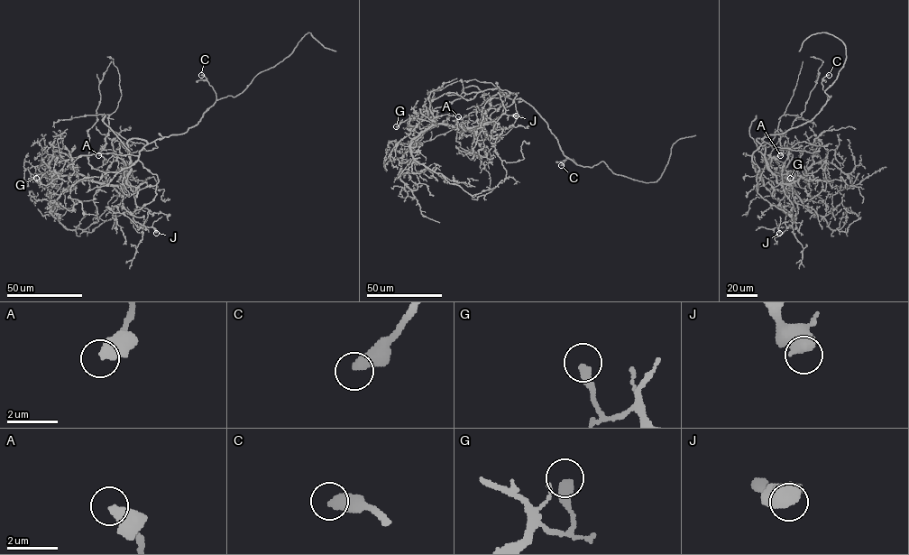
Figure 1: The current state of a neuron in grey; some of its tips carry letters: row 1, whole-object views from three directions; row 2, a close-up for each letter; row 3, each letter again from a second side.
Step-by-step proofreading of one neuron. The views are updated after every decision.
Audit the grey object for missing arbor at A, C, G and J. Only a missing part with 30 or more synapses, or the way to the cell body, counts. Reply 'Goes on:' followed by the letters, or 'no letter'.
Goes on: C

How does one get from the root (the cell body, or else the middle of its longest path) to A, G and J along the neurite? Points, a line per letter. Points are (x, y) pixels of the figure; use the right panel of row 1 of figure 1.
A: (757, 140), (764, 145), (773, 140), (776, 130), (783, 151), (780, 155)
G: (757, 140), (764, 144), (766, 167), (776, 180), (792, 185), (783, 178), (783, 184), (790, 178)
J: (757, 140), (763, 142), (766, 167), (782, 185), (795, 211), (793, 217), (777, 226), (779, 233)

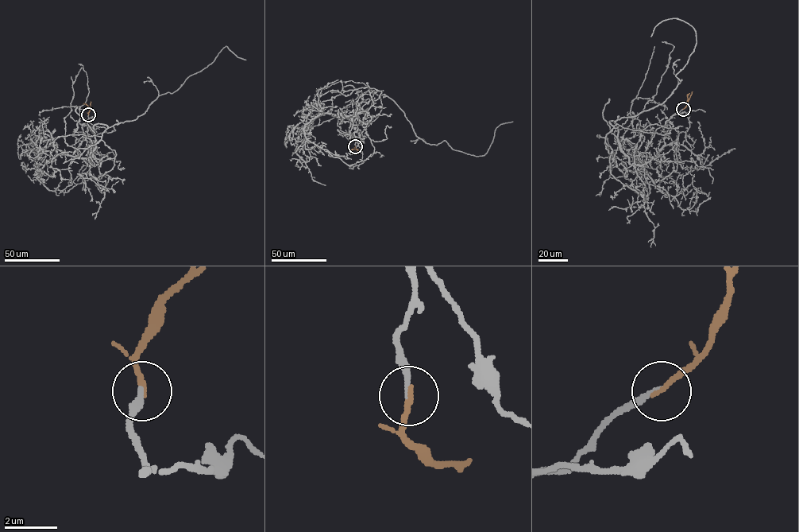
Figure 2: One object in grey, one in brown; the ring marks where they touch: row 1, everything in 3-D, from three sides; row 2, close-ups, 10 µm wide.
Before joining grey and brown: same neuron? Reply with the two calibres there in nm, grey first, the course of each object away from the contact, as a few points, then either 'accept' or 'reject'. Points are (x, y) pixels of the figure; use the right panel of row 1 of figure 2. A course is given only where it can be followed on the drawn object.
calibres 170 and 200 nm; course grey (683, 109), (650, 143), (630, 113), (614, 126), (669, 96), (696, 44), (677, 18), (650, 36); course brown (683, 109), (688, 95); accept

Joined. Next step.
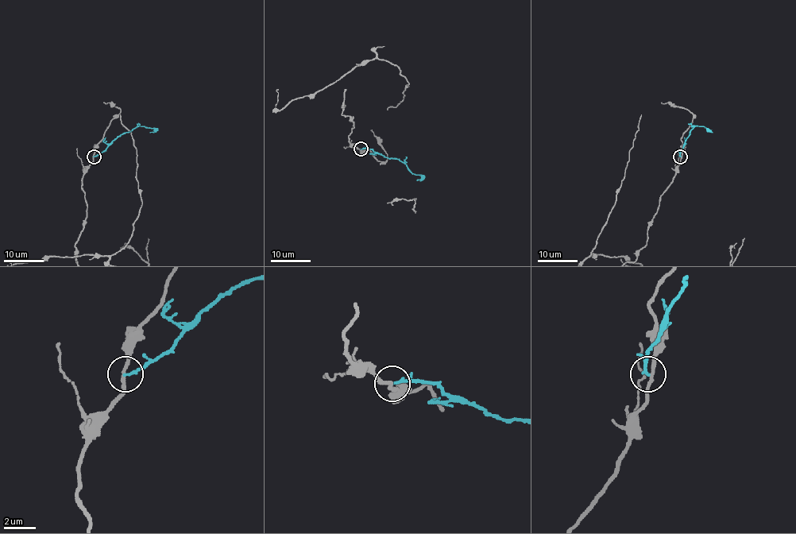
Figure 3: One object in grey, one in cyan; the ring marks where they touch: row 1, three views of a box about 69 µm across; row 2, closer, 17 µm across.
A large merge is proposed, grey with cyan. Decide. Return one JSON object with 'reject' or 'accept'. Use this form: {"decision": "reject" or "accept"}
{"decision": "reject"}

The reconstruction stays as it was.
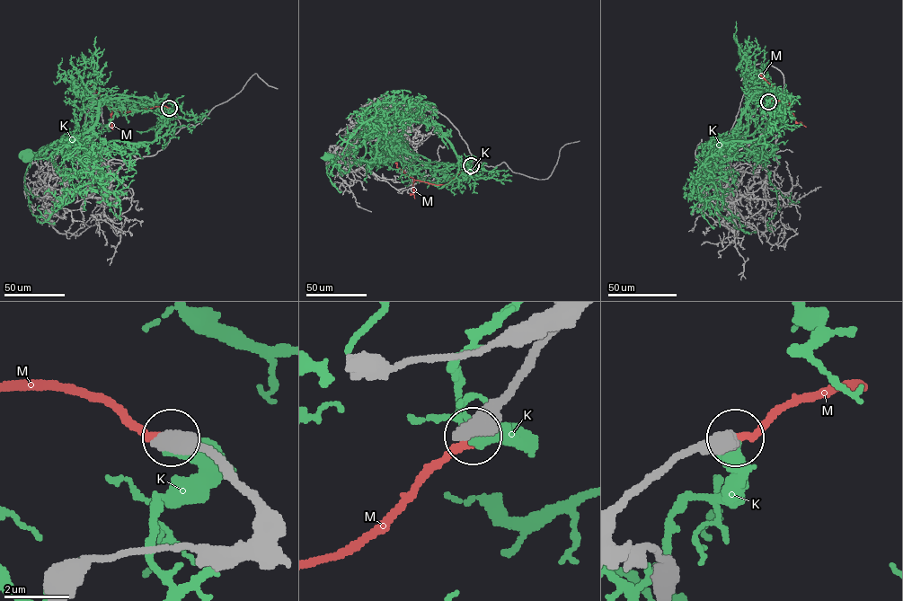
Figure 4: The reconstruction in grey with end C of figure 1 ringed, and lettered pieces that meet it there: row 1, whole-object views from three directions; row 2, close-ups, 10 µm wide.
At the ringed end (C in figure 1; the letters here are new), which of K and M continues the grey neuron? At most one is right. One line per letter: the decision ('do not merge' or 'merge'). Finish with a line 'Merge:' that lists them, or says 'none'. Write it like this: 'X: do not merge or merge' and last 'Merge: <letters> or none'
K: do not merge
M: merge
Merge: M

